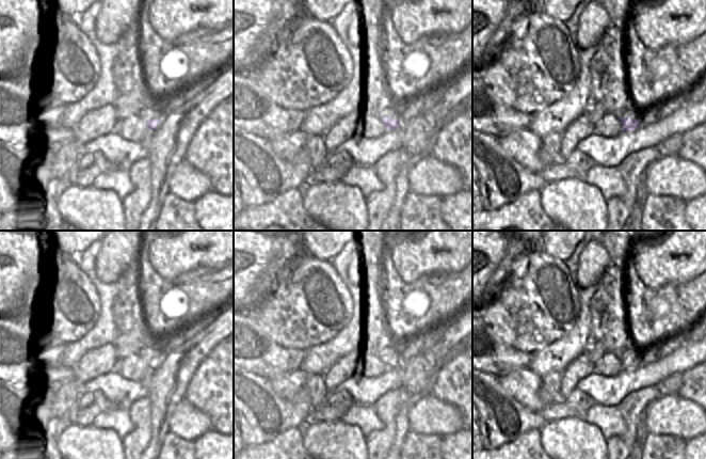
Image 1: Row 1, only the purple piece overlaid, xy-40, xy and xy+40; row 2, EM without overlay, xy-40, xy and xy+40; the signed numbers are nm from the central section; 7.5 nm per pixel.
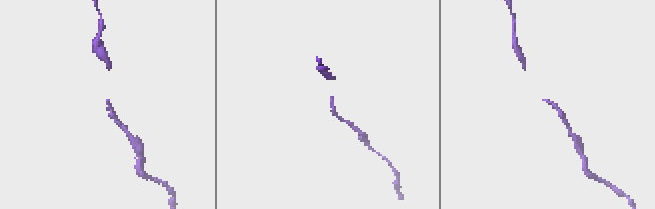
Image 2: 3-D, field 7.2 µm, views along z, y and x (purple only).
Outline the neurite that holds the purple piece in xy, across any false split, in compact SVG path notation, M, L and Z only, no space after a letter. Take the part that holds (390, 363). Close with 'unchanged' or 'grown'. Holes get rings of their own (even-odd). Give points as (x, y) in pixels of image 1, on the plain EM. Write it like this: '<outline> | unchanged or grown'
M384 357L381 360L383 361L387 369L395 369L400 366L400 359Z | unchanged

